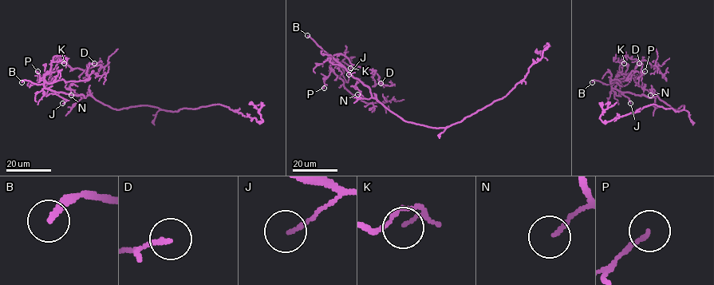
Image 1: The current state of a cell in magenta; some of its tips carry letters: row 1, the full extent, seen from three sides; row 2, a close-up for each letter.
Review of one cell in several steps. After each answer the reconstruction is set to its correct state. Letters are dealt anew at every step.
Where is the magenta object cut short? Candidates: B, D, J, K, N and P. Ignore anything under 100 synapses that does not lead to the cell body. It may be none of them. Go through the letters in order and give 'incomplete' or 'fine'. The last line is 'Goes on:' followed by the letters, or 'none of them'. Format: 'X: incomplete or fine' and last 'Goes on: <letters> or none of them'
B: incomplete
D: fine
J: fine
K: fine
N: fine
P: fine
Goes on: B

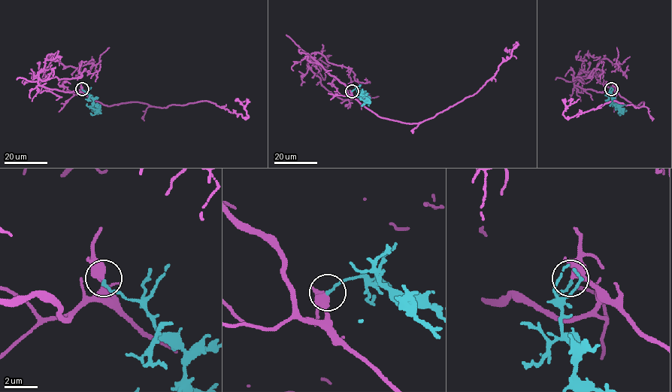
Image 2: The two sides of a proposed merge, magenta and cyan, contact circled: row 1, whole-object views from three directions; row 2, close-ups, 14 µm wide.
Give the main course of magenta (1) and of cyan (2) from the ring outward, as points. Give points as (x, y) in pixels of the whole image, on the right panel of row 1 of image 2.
1: (612, 89), (633, 104), (644, 104), (635, 107), (614, 101), (566, 117), (563, 111), (579, 98)
2: (612, 89), (610, 96), (613, 102), (619, 105), (620, 115), (618, 113)

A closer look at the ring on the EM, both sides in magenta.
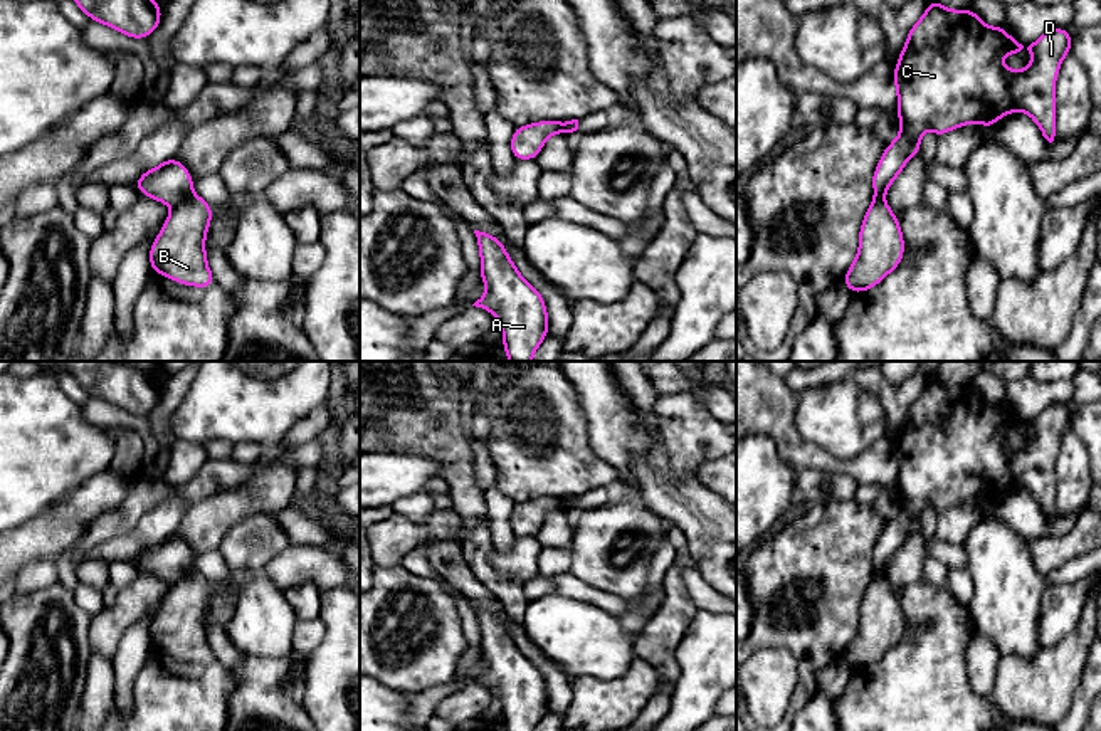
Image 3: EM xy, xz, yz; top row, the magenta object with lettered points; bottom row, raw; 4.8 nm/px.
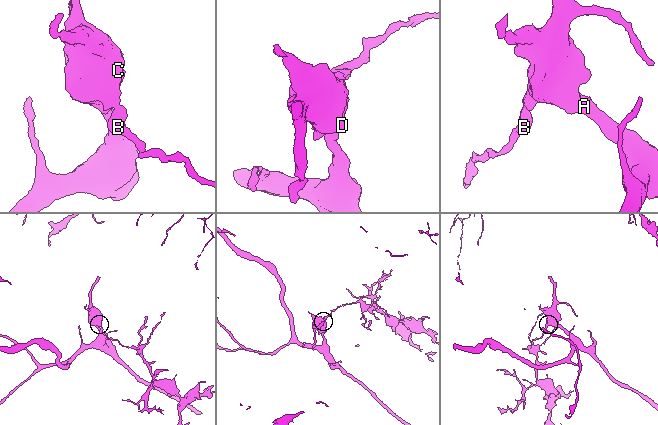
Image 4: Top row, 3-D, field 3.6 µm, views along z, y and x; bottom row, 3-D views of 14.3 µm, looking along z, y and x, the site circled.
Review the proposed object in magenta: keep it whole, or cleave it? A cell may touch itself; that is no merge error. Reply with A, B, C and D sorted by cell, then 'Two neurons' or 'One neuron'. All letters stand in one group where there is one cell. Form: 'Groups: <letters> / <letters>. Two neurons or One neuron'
Groups: A C D / B. Two neurons

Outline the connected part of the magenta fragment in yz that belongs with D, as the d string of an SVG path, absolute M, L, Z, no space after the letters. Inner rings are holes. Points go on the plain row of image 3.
M935 375L908 408L908 417L894 444L898 469L899 513L889 519L872 551L874 573L884 573L906 538L919 531L919 516L930 504L938 514L968 499L992 504L1000 494L1024 487L1052 519L1056 513L1056 455L1072 413L1066 405L1049 405L1034 420L1024 422L1004 403L990 403L967 387L950 387ZM1034 429L1034 437L1022 447L1010 447L1000 434Z

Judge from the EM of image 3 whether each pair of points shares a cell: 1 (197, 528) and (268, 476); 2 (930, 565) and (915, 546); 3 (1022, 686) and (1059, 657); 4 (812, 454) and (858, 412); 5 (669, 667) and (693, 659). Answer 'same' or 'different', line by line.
1: same
2: different
3: same
4: different
5: different

